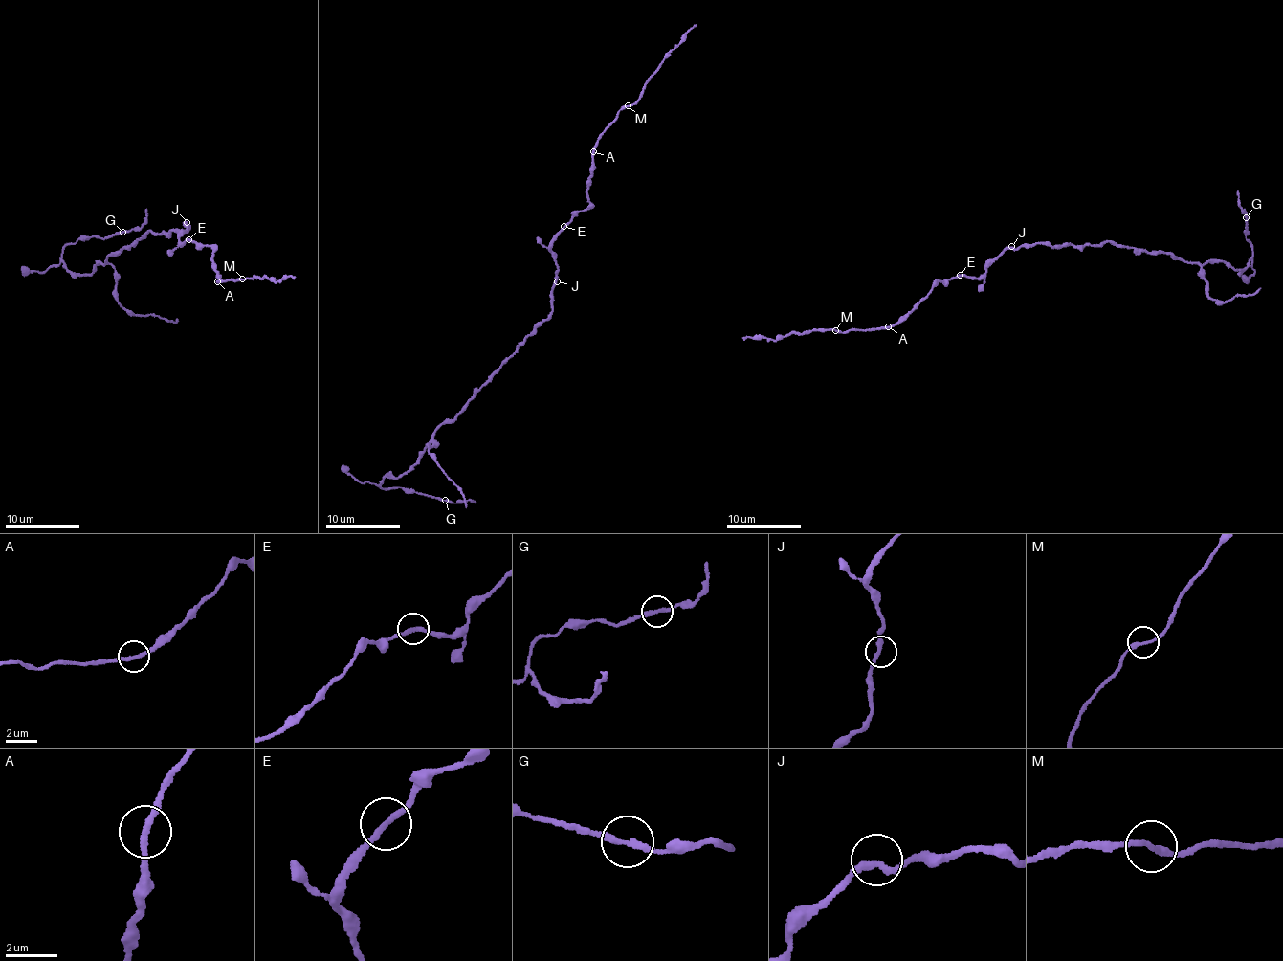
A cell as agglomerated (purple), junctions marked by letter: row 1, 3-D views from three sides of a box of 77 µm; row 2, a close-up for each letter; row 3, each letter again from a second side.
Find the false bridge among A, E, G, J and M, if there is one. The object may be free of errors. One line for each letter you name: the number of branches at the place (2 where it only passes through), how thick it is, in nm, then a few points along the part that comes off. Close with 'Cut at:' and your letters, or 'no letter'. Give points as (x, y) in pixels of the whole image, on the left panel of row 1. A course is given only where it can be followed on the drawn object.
Cut at: no letter

